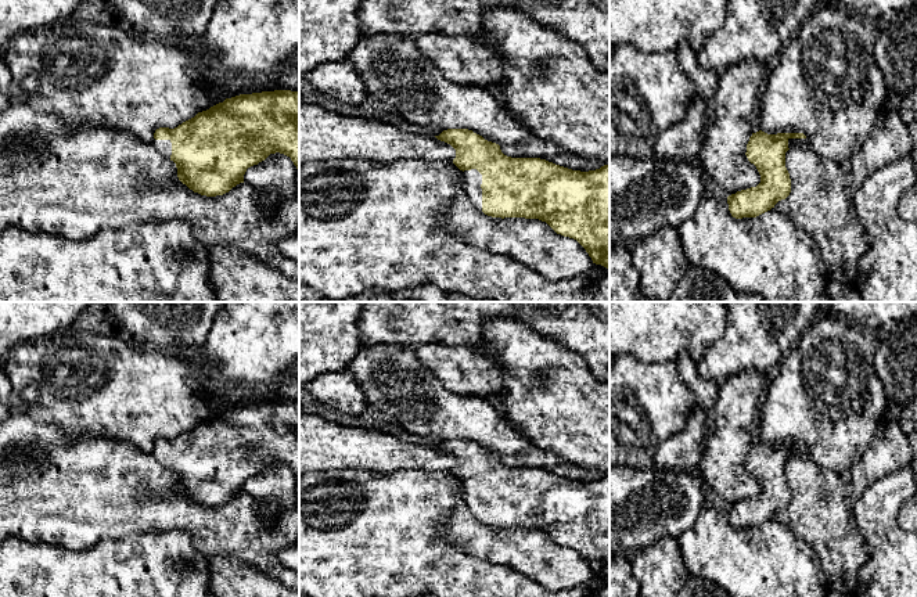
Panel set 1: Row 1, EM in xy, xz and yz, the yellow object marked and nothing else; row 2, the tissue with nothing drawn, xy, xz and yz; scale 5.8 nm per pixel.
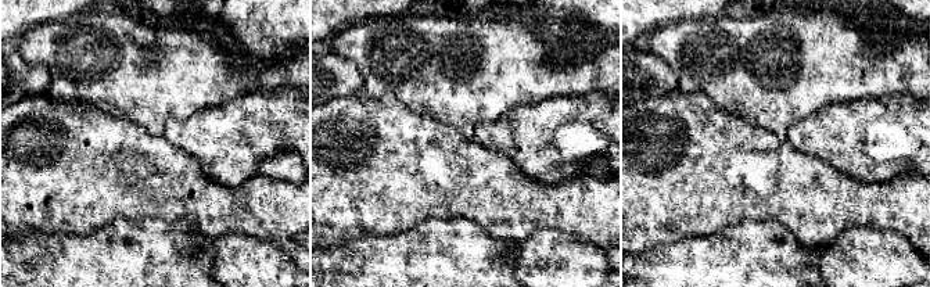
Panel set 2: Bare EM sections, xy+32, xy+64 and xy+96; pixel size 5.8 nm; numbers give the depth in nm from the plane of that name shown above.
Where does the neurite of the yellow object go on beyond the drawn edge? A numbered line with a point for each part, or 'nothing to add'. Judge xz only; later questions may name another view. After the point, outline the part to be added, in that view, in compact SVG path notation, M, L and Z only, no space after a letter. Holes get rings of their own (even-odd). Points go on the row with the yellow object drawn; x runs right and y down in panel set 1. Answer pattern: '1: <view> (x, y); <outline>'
1: xz (473, 179); M477 169L464 170L464 191L471 204L482 212L482 175Z

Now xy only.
1: xy (164, 147); M152 140L151 143L155 150L162 154L163 157L169 158L170 159L170 155L172 155L172 143L170 140Z

